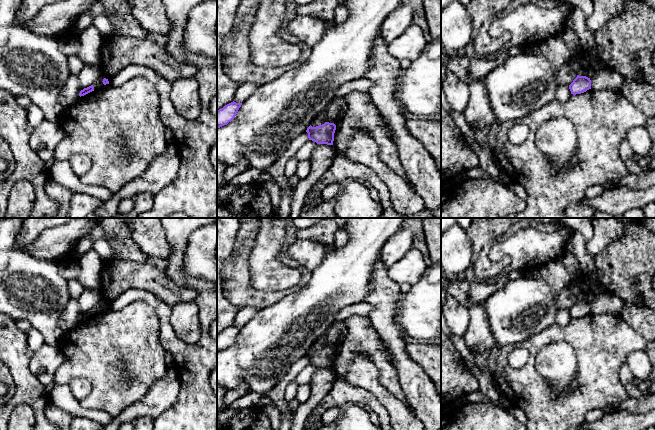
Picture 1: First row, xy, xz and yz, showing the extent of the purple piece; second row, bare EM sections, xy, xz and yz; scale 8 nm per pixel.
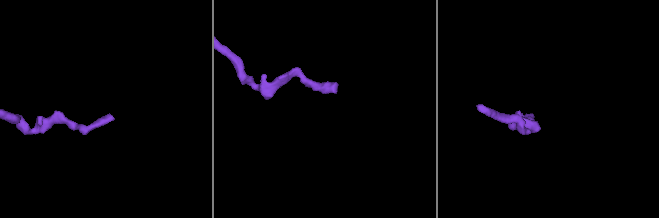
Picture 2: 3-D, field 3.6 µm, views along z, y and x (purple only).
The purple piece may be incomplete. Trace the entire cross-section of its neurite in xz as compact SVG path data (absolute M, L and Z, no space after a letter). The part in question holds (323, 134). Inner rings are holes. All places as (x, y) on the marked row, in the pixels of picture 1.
M325 122L322 125L307 128L309 140L316 142L317 144L333 145L334 133L336 125L334 123Z

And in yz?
M577 75L577 77L569 85L569 89L573 95L584 93L591 89L591 80L586 76Z

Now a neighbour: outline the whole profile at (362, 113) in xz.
M353 91L345 97L345 100L348 110L344 118L336 124L333 147L339 151L346 150L355 130L363 128L377 143L380 159L395 173L406 178L397 146L388 137L381 122L381 115L369 93Z

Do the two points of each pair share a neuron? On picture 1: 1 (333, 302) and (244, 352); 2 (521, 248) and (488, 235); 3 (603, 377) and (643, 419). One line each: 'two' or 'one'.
1: one
2: one
3: two

